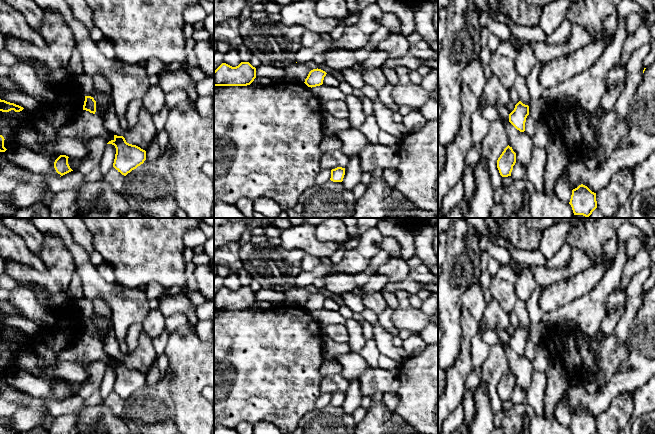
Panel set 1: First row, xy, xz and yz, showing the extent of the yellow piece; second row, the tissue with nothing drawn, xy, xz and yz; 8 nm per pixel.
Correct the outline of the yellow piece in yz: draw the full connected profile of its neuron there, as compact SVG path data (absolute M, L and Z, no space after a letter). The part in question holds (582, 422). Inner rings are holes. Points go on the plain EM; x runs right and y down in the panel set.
M581 408L572 414L569 428L572 434L595 434L597 432L596 417Z

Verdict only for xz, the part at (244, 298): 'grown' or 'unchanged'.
unchanged

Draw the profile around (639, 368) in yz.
M655 286L645 293L626 338L628 359L605 386L589 393L582 381L570 383L562 395L571 413L583 408L598 417L624 392L634 392L655 376Z

